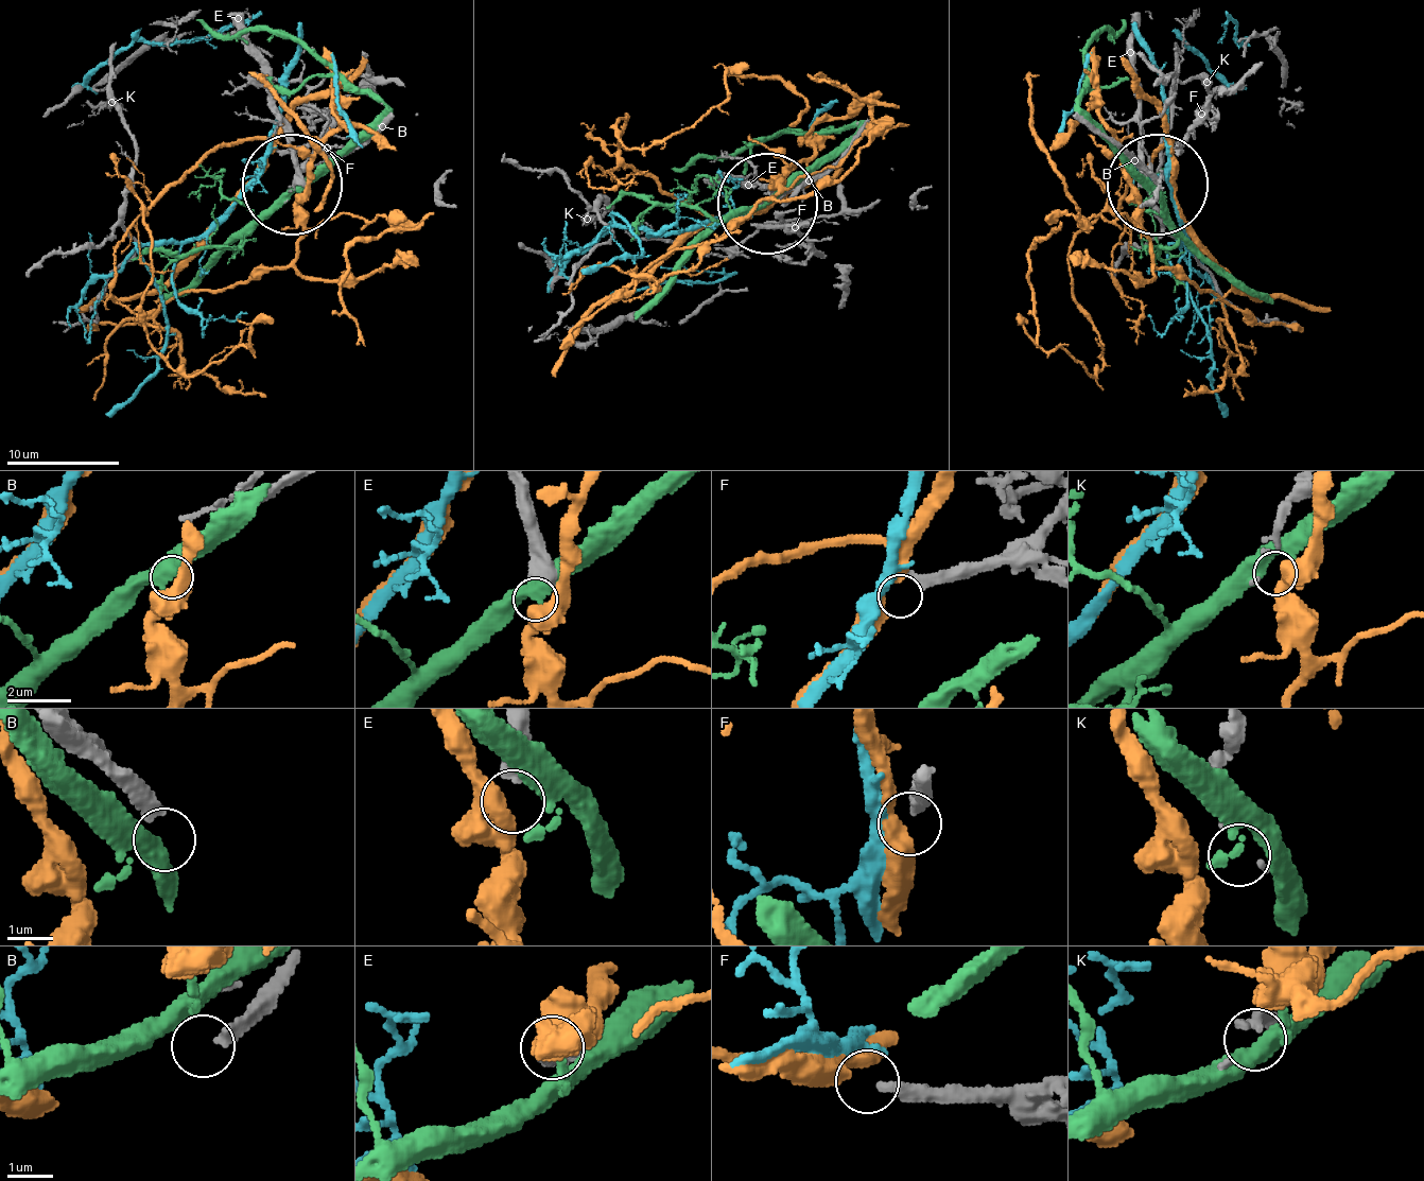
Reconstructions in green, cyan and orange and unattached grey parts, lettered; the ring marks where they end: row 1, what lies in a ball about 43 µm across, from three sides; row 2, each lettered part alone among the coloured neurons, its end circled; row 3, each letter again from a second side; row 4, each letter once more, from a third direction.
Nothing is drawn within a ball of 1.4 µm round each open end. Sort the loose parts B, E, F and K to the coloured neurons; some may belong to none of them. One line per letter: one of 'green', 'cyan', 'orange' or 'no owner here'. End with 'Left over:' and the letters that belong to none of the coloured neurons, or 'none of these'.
B: no owner here
E: no owner here
F: no owner here
K: no owner here
Left over: B, E, F, K

